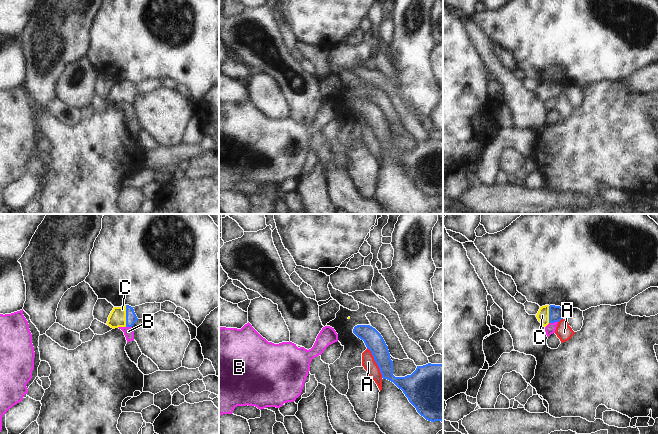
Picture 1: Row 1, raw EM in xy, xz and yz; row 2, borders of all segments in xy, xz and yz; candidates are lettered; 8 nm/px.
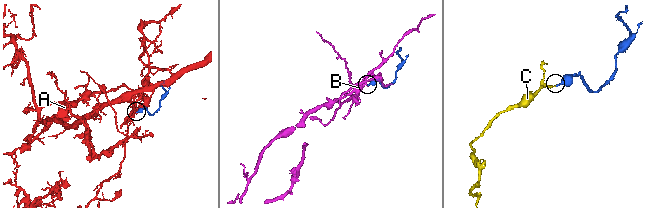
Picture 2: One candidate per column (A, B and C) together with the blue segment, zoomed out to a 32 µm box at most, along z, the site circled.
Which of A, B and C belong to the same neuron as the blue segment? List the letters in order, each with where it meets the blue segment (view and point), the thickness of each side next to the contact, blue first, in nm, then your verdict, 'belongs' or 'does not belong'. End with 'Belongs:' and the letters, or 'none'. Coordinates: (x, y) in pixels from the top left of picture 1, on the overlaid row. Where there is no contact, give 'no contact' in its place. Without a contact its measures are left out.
A: meets blue in xz at (375, 361); 150 nm thick on the blue side, 110 nm on the other; does not belong
B: meets blue in yz at (553, 322); 120 nm thick on the blue side, 80 nm on the other; does not belong
C: meets blue in xy at (126, 316); 90 nm thick on the blue side, 140 nm on the other; belongs
Belongs: C

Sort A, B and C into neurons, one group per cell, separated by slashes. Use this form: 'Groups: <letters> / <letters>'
Groups: A / B / C.

